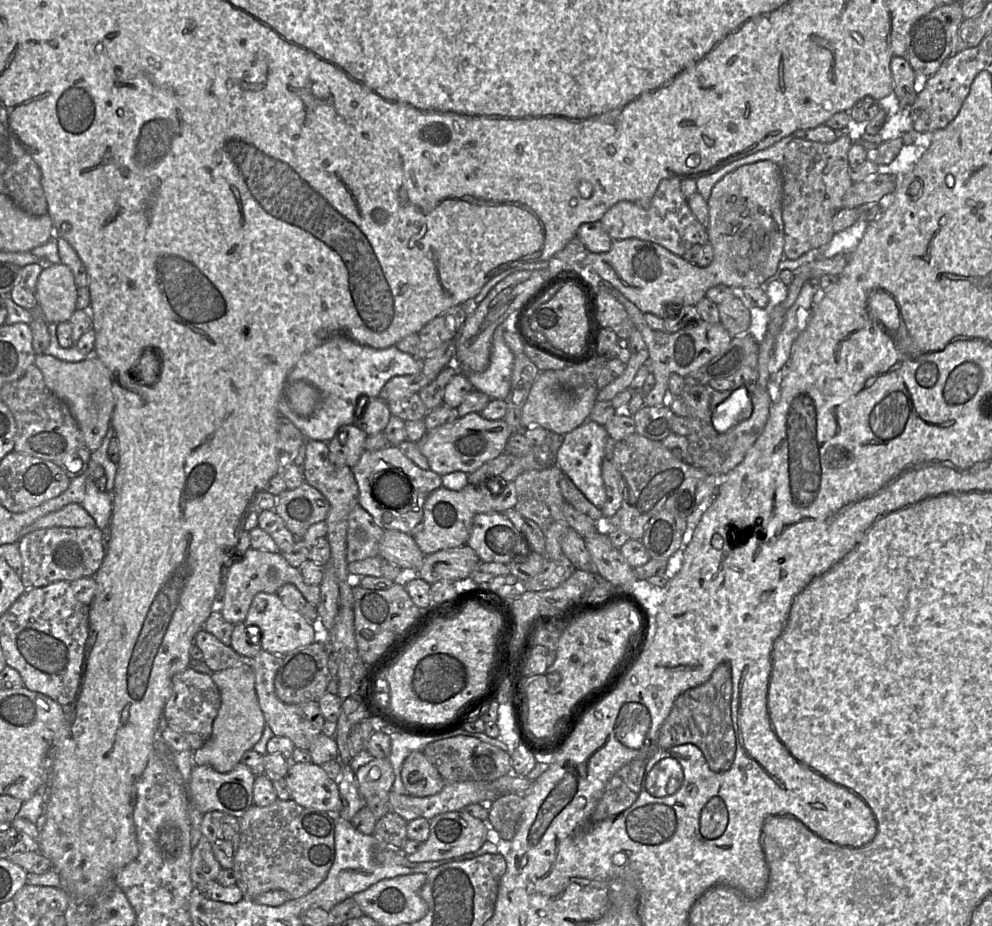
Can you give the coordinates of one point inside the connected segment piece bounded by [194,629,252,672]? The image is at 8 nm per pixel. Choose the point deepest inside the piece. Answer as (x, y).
(217, 656)

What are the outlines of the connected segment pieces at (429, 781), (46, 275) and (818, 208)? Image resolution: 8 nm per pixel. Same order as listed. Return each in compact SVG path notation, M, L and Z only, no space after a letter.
M413 751L405 759L402 782L409 795L426 797L439 793L446 781L423 751Z
M57 263L42 269L36 282L35 299L47 323L69 322L76 310L77 288L68 266Z
M849 131L840 132L832 143L794 138L786 146L781 165L786 258L796 260L806 252L826 245L835 234L833 218L841 209L846 192L853 185L848 160L848 151L852 144Z

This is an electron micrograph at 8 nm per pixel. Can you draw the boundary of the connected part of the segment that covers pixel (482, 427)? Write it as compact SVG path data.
M474 412L427 431L417 444L421 453L427 458L429 469L438 475L444 476L455 471L470 474L487 461L502 454L511 435L512 429L504 419L488 420L481 413Z

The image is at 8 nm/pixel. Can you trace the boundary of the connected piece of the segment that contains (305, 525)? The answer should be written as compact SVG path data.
M304 482L278 495L274 511L296 538L302 538L311 525L326 520L329 502L320 491Z

